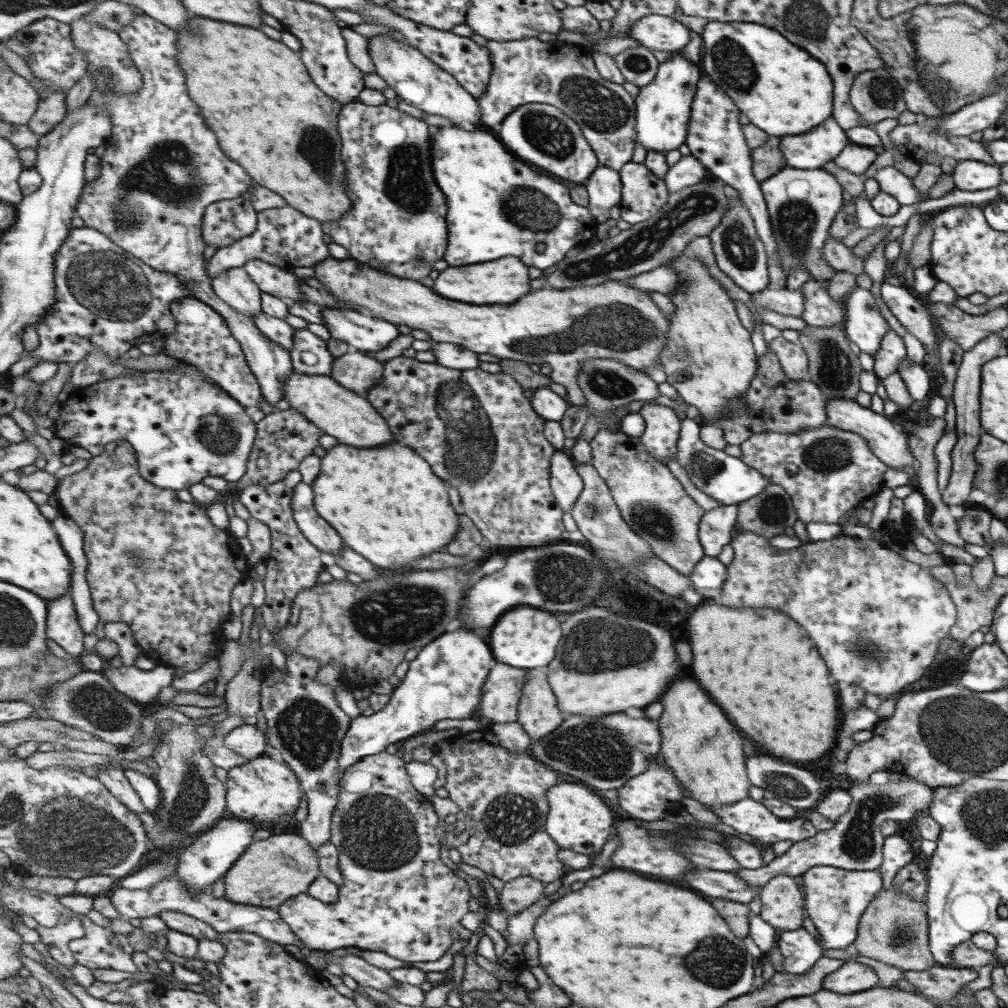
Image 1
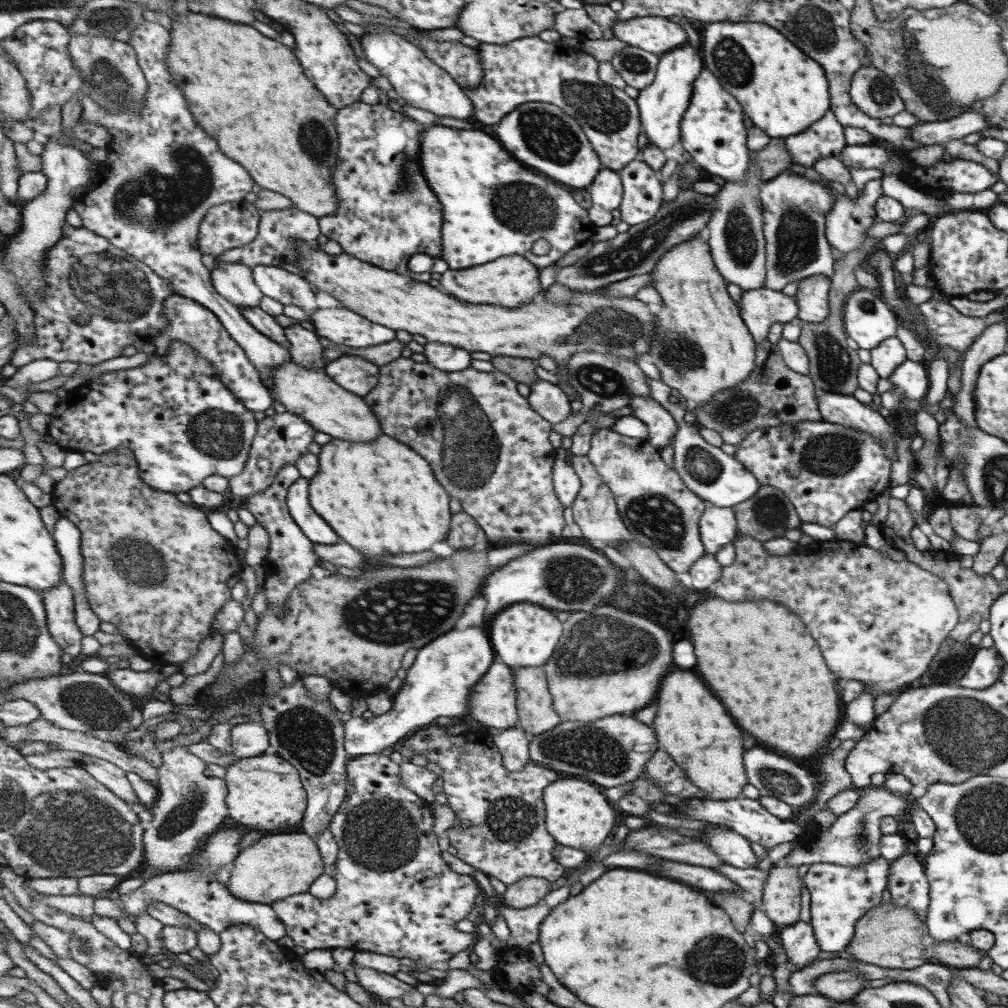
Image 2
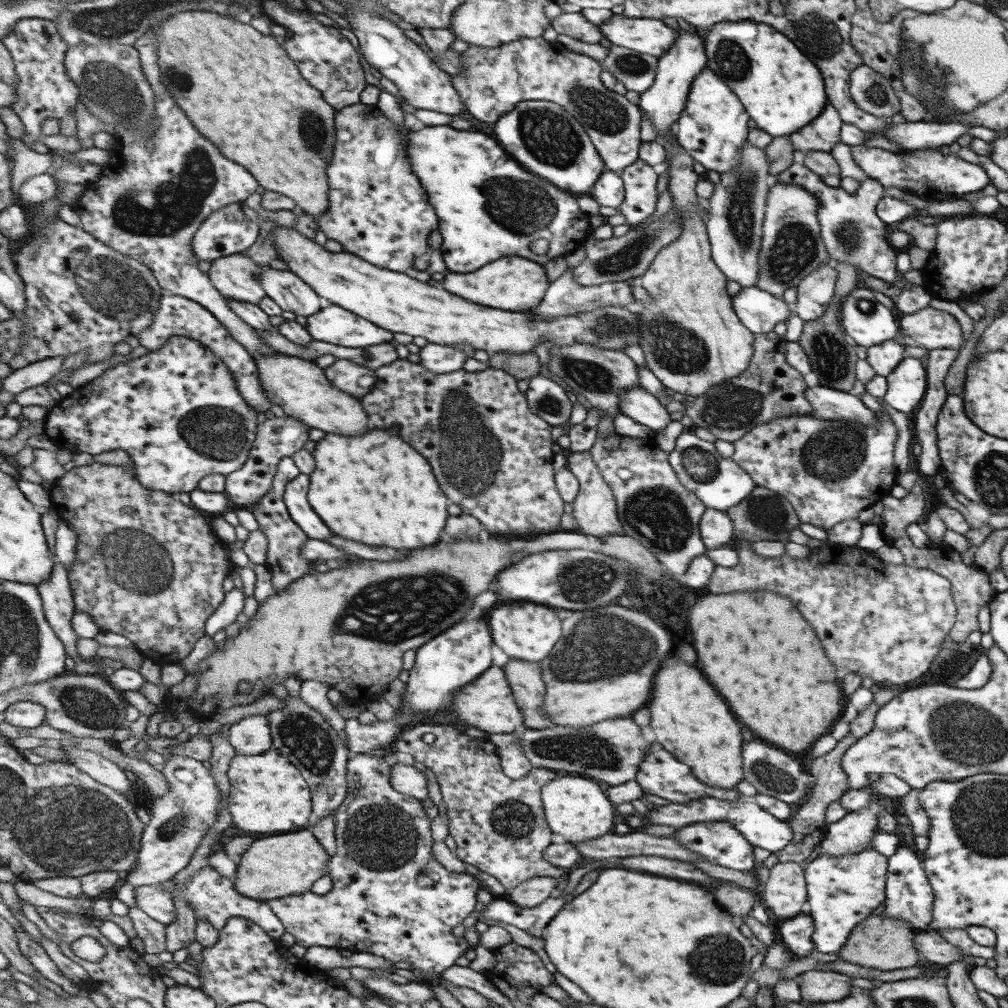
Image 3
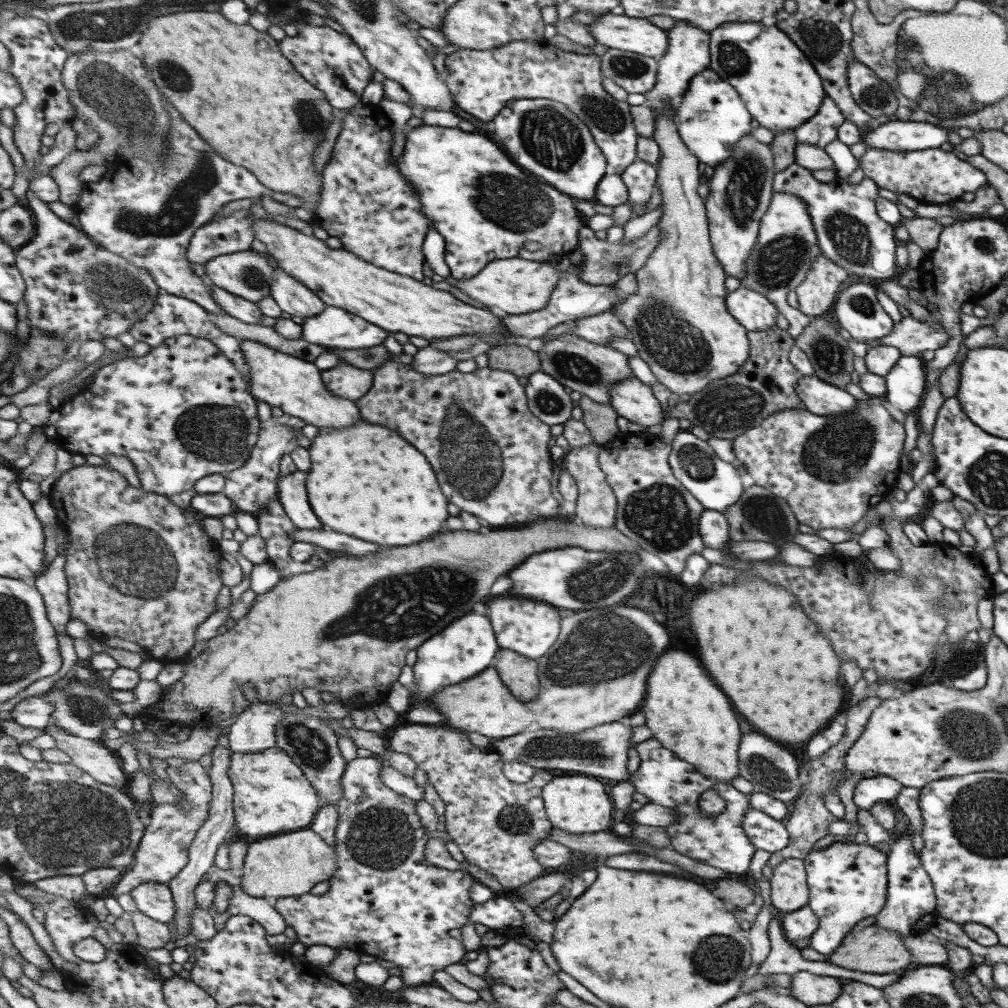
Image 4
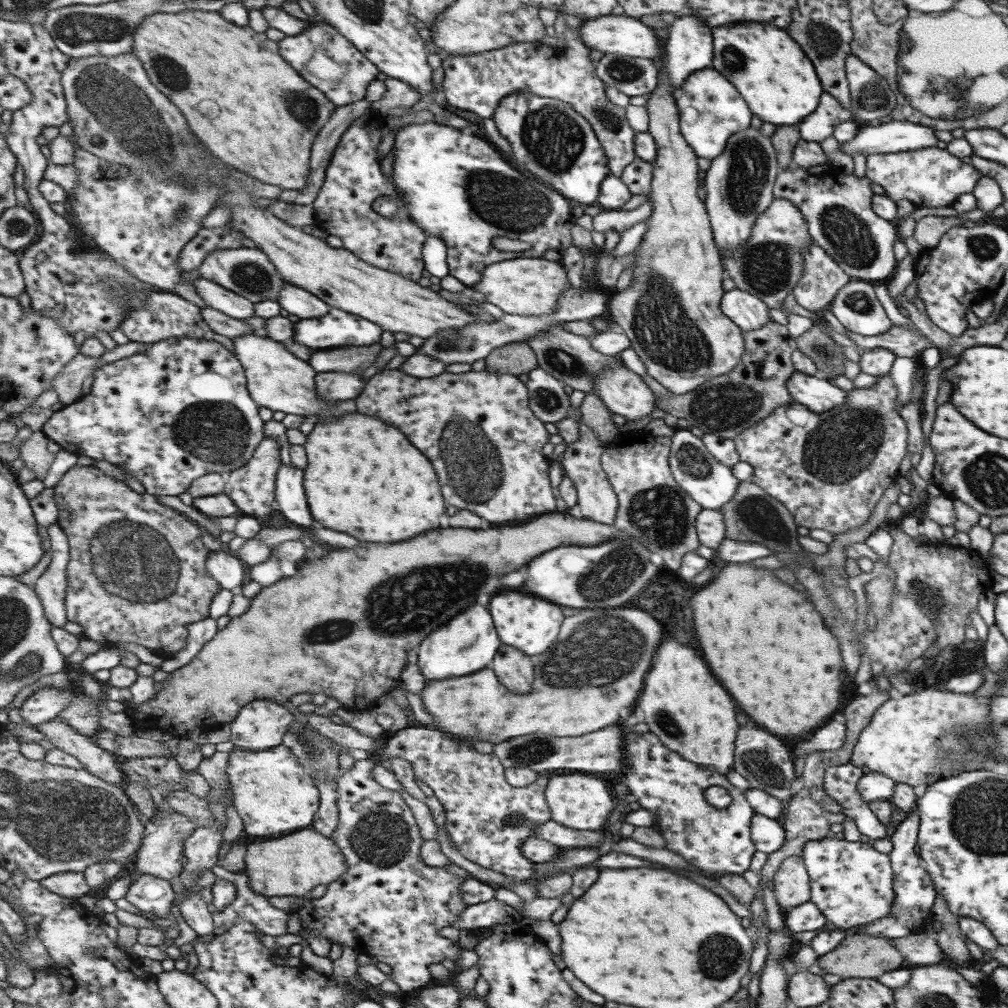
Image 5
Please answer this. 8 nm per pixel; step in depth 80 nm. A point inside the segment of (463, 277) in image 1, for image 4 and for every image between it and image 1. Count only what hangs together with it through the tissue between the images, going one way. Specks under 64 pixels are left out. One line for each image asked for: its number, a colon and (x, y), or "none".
2: (510, 281)
3: (517, 284)
4: (514, 286)

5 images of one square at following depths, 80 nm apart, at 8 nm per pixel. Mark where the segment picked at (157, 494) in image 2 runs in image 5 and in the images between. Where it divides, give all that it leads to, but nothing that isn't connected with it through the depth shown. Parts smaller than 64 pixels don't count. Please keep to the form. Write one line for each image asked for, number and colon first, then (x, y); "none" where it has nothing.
3: (147, 567)
4: (139, 567)
5: (138, 573)

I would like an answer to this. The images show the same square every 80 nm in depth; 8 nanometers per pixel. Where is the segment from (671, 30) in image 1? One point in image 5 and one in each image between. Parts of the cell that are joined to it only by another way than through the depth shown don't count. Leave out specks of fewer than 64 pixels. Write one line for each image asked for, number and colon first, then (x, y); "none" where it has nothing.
2: (658, 35)
3: (651, 36)
4: (633, 34)
5: (620, 34)

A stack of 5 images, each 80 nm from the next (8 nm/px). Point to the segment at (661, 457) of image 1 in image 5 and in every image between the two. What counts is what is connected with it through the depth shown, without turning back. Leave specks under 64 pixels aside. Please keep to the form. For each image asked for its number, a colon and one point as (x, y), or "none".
2: (662, 428)
3: (637, 403)
4: (632, 399)
5: (624, 392)

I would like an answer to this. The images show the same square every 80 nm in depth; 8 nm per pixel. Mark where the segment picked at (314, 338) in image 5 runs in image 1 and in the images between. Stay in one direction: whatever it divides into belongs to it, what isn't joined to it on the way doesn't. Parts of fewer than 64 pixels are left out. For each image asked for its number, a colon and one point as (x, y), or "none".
1: (366, 333)
2: (343, 326)
3: (334, 324)
4: (335, 327)

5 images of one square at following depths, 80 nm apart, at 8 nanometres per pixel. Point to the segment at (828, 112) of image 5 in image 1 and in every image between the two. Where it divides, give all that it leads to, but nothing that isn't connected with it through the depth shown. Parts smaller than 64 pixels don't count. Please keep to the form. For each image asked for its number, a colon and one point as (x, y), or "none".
1: (809, 151)
2: (825, 138)
3: (823, 133)
4: (821, 129)

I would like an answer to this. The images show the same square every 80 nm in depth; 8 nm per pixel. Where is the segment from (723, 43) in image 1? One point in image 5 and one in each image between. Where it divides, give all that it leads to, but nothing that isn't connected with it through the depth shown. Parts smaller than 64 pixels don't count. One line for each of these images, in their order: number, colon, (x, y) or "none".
2: (781, 91)
3: (779, 88)
4: (779, 88)
5: (768, 69)

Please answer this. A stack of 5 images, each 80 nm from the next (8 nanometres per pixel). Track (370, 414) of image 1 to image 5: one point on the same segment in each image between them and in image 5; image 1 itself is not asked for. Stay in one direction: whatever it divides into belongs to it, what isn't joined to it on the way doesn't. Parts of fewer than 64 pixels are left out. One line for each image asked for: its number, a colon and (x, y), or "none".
2: (310, 392)
3: (303, 390)
4: (296, 386)
5: (277, 379)

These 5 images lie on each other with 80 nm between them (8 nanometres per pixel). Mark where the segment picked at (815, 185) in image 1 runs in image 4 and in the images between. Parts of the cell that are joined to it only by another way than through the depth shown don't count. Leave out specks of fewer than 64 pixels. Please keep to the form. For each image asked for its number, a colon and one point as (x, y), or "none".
2: (794, 208)
3: (791, 247)
4: (786, 245)

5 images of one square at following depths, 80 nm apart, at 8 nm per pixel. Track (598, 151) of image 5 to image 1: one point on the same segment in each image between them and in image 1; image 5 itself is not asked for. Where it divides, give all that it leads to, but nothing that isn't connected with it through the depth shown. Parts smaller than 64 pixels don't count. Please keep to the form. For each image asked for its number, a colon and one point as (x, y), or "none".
1: (543, 134)
2: (540, 134)
3: (543, 136)
4: (545, 136)

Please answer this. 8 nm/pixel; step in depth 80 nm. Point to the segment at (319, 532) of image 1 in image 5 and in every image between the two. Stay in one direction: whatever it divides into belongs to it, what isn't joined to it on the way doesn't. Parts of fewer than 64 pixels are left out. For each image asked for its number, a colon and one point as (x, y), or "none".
2: (314, 525)
3: (296, 495)
4: (293, 490)
5: (291, 496)

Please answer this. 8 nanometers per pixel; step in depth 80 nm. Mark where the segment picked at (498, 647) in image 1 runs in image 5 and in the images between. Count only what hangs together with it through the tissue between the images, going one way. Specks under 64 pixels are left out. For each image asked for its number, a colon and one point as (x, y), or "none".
2: (525, 635)
3: (526, 630)
4: (529, 627)
5: (532, 624)

